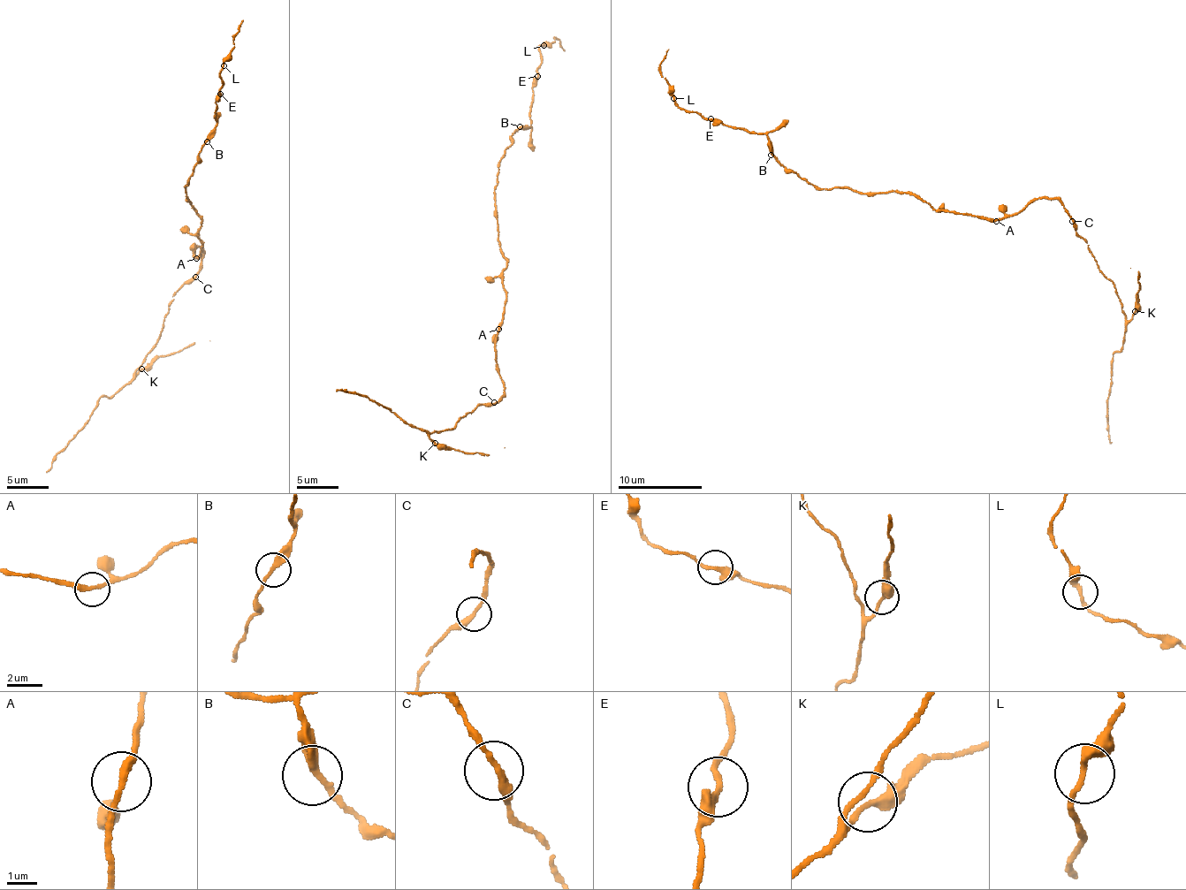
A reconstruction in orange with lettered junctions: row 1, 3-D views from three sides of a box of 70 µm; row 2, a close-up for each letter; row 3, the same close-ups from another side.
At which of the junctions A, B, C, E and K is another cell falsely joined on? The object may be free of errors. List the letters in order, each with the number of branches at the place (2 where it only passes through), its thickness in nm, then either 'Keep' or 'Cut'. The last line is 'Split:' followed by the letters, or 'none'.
A: Branches: 2. Thickness 240 nm. Keep
B: Branches: 2. Thickness 280 nm. Keep
C: Branches: 2. Thickness 240 nm. Keep
E: Branches: 2. Thickness 280 nm. Keep
K: Branches: 2. Thickness 280 nm. Keep
Split: none

